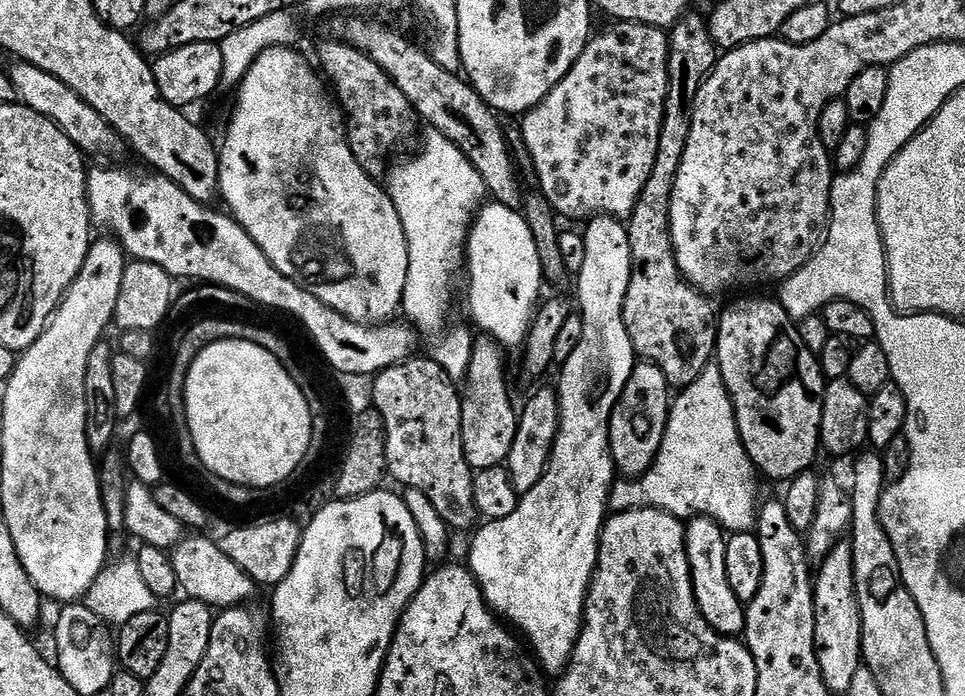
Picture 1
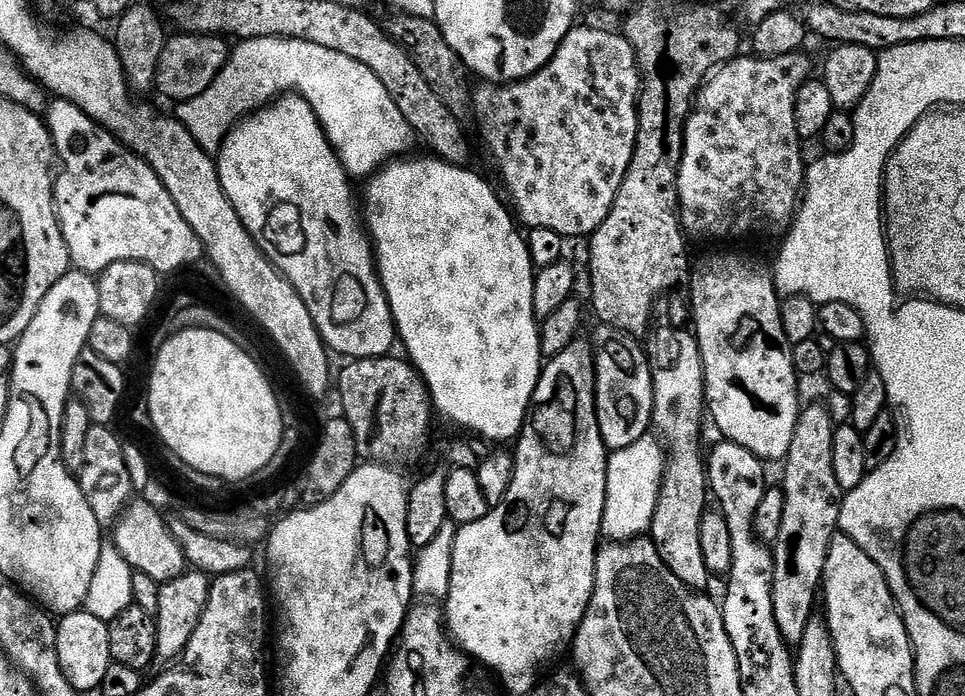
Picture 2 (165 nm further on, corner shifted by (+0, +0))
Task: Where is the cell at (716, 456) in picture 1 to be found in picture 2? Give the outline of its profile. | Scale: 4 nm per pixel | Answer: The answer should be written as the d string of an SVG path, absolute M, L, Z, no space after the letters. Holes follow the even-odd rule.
M644 440L626 450L612 452L608 458L608 501L604 511L603 535L612 542L623 542L643 537L653 523L656 506L660 502L660 456L651 452Z

